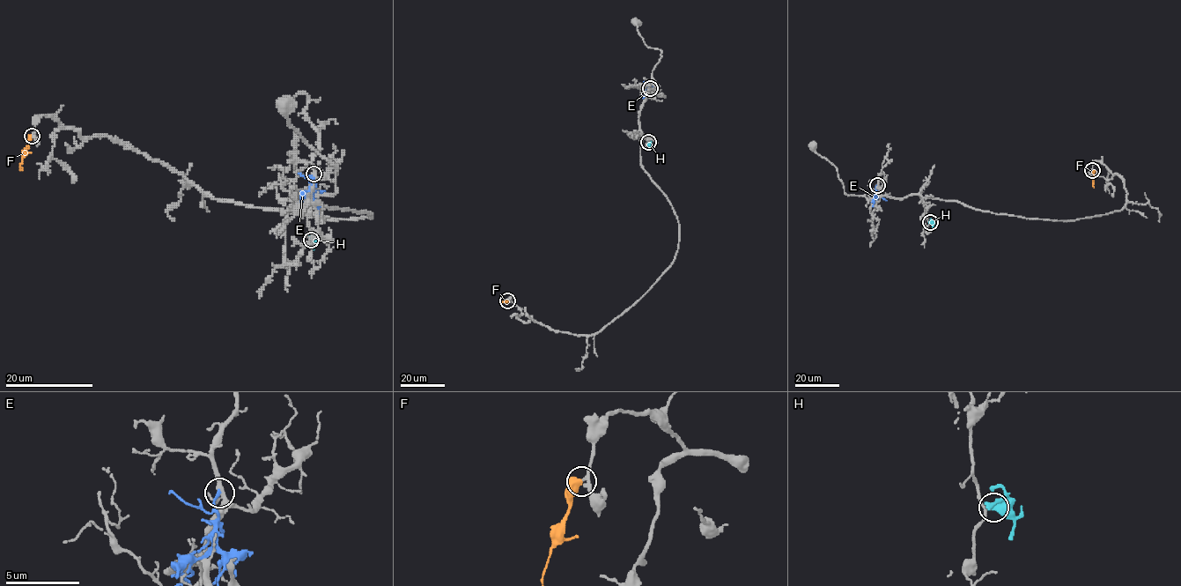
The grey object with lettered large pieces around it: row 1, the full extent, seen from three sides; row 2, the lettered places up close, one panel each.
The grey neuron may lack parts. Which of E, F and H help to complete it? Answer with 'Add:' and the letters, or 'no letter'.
Add: F

